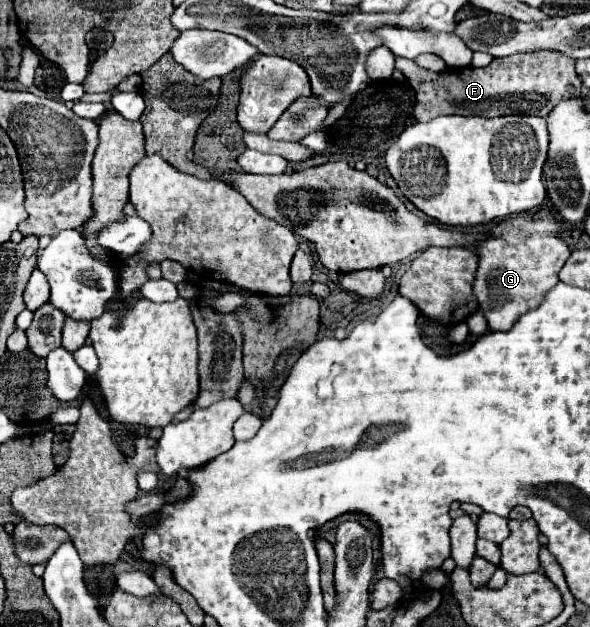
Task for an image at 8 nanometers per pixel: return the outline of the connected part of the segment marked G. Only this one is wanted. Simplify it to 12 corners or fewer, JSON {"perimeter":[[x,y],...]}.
{"perimeter":[[551,216],[477,244],[489,330],[535,310],[571,256]]}

